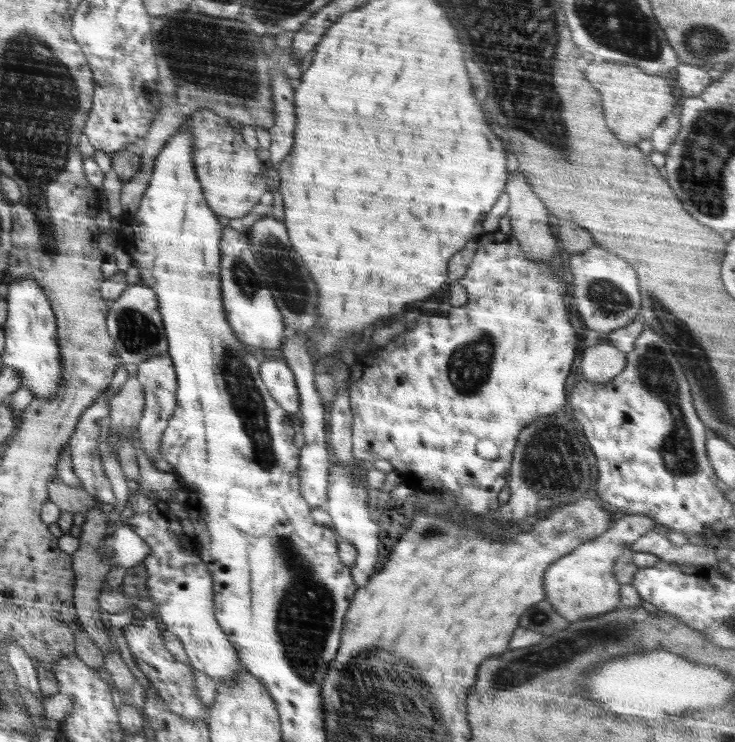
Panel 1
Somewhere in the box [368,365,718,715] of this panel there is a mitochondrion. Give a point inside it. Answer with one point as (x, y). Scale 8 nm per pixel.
(519, 671)

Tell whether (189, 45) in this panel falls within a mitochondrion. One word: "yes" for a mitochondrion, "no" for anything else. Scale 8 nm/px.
yes

